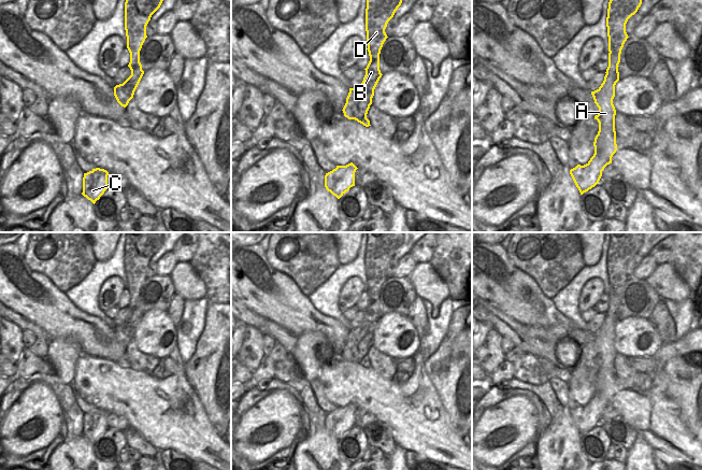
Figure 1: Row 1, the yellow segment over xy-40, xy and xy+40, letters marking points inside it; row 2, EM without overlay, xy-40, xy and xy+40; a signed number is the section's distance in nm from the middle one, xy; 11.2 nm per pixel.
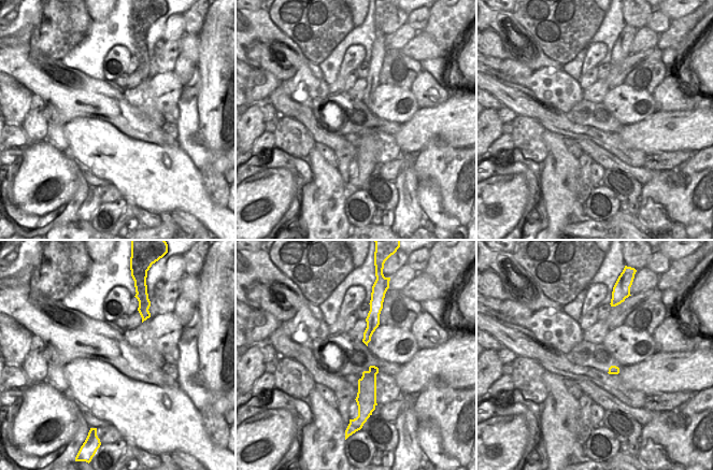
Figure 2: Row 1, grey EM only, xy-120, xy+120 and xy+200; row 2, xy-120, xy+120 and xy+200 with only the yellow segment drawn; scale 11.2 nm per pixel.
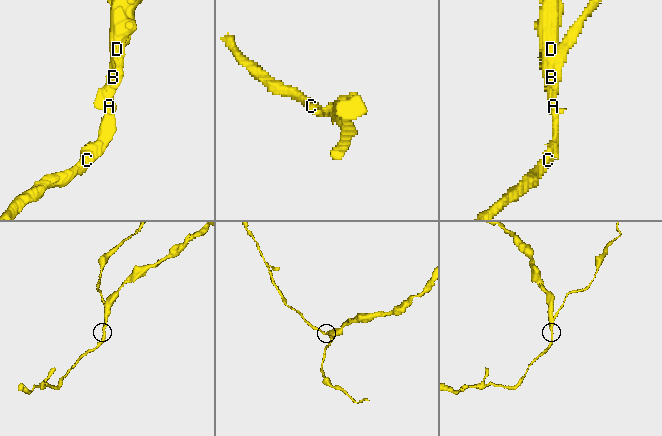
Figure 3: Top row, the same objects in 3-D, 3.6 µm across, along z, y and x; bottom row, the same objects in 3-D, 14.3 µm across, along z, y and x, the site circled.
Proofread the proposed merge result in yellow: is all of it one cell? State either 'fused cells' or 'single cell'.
fused cells

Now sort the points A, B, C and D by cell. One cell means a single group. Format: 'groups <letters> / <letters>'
groups A B C / D

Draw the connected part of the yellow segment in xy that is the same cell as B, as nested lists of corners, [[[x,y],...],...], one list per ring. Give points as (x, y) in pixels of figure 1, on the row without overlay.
[[[373,286],[369,294],[370,302],[367,307],[366,316],[361,325],[355,329],[349,329],[346,344],[343,348],[344,357],[348,360],[355,360],[366,368],[371,367],[370,361],[367,359],[368,352],[372,345],[374,330],[382,318],[378,307],[378,293]]]

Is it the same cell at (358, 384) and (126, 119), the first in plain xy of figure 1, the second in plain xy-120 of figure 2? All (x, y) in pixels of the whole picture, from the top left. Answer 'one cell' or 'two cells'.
two cells

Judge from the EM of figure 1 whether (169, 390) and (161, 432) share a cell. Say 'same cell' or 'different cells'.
same cell

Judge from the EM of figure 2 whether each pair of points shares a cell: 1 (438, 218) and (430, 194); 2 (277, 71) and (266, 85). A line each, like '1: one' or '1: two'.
1: one
2: two

